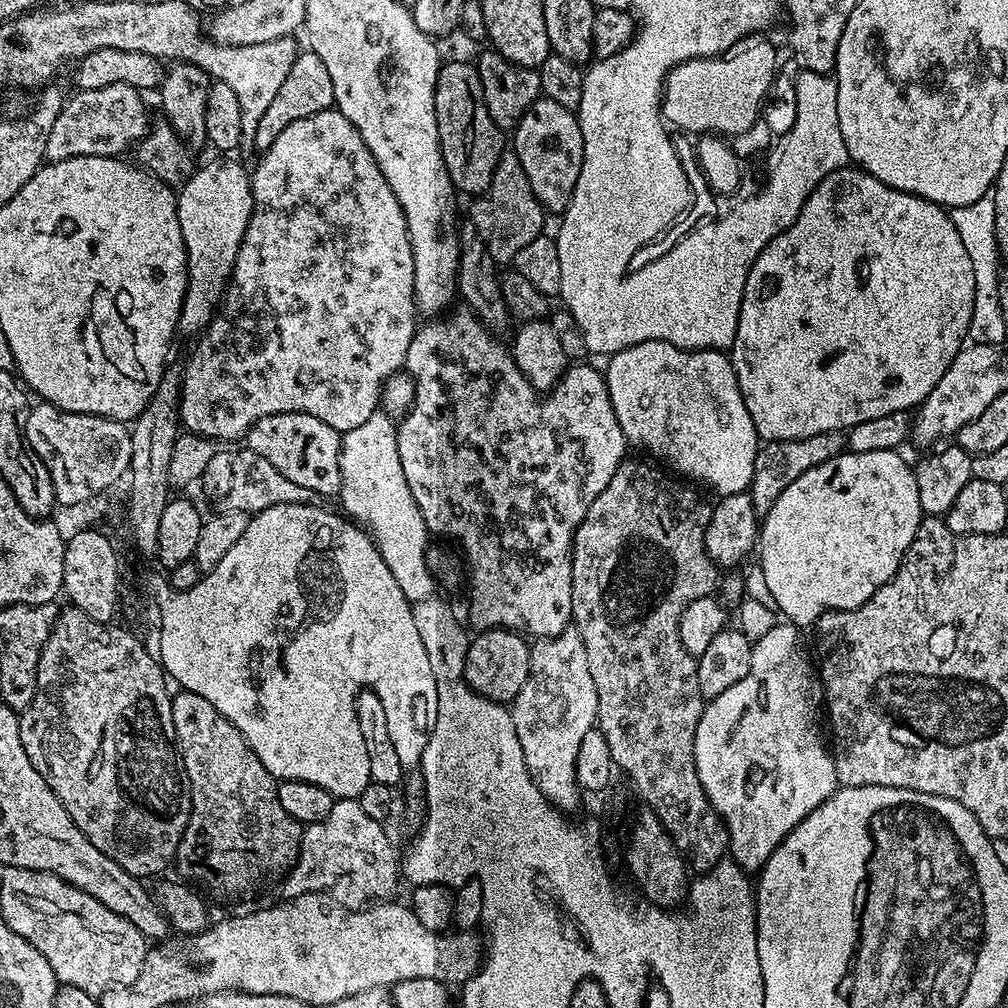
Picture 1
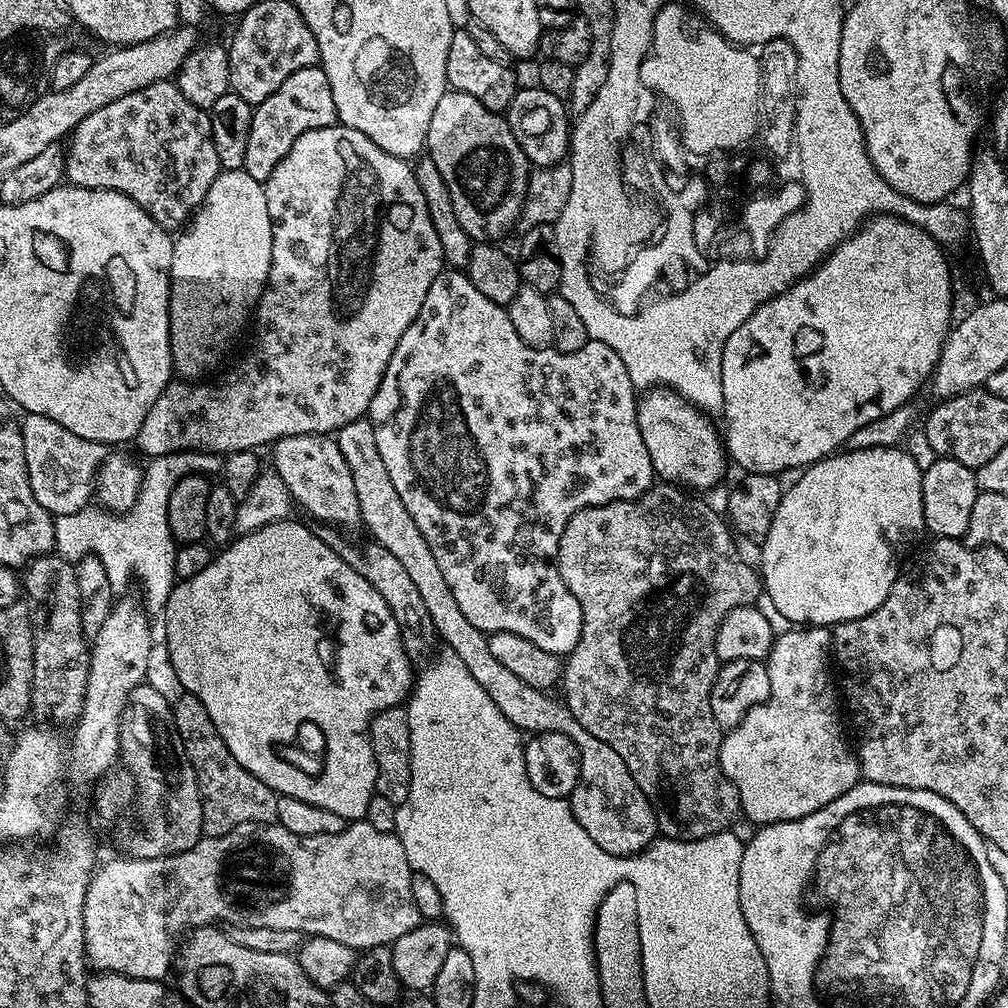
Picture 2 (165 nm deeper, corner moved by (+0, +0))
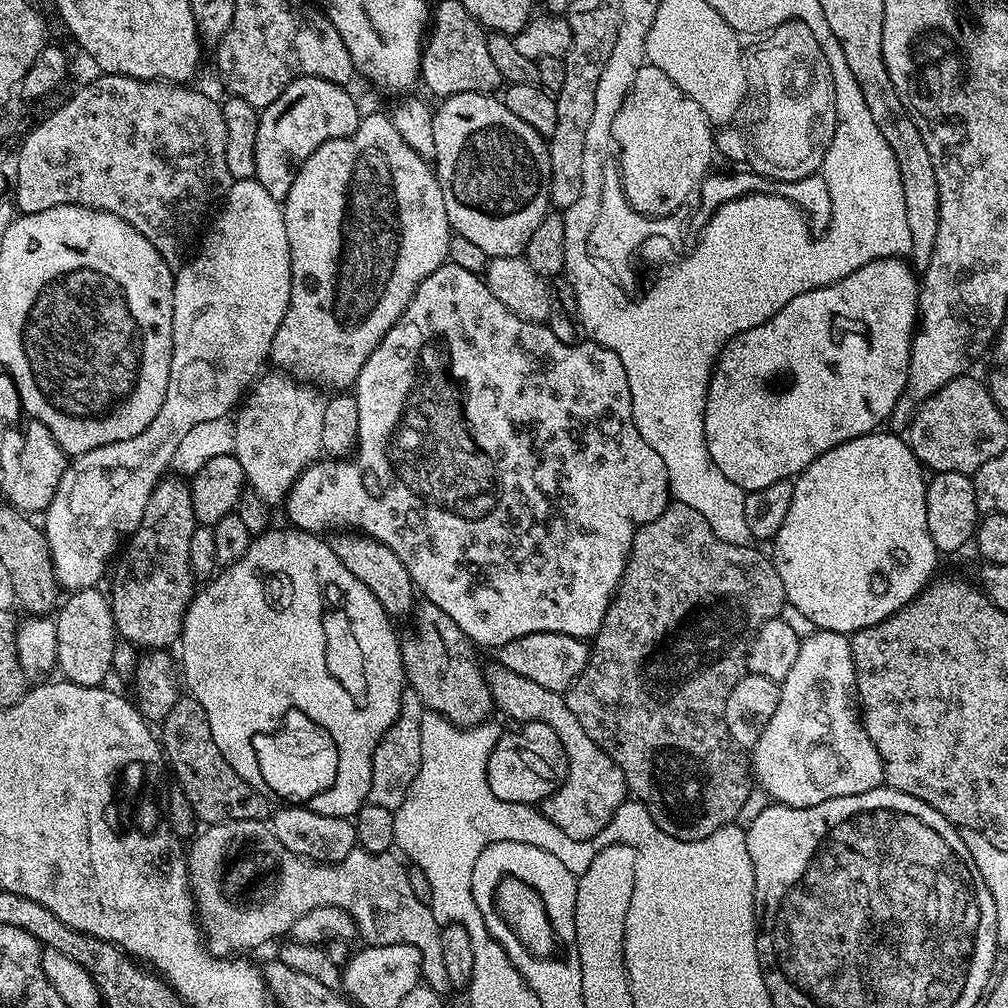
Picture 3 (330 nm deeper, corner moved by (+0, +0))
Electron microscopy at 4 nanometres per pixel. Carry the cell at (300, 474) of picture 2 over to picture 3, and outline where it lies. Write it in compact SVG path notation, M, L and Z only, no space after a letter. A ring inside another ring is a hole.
M336 534L331 537L330 543L342 566L346 566L346 570L350 570L350 574L354 574L354 578L358 578L358 582L362 582L362 586L366 586L374 598L378 598L389 618L413 615L418 596L406 566L402 566L402 558L398 558L390 546L363 534Z

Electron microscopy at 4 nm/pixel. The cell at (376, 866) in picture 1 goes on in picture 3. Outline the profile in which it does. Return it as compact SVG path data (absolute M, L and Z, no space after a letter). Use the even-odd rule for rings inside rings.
M228 820L224 824L209 824L203 830L204 833L201 831L191 841L192 849L186 852L188 882L196 899L200 927L215 955L224 958L229 954L247 953L244 952L247 948L260 948L275 936L283 937L290 933L294 922L315 907L340 907L355 922L359 939L364 939L365 945L413 944L424 956L423 983L441 994L453 991L451 982L446 978L446 965L442 958L441 924L434 920L429 905L414 898L414 890L410 890L408 881L408 868L400 865L395 855L353 850L337 864L317 864L286 850L263 820Z

